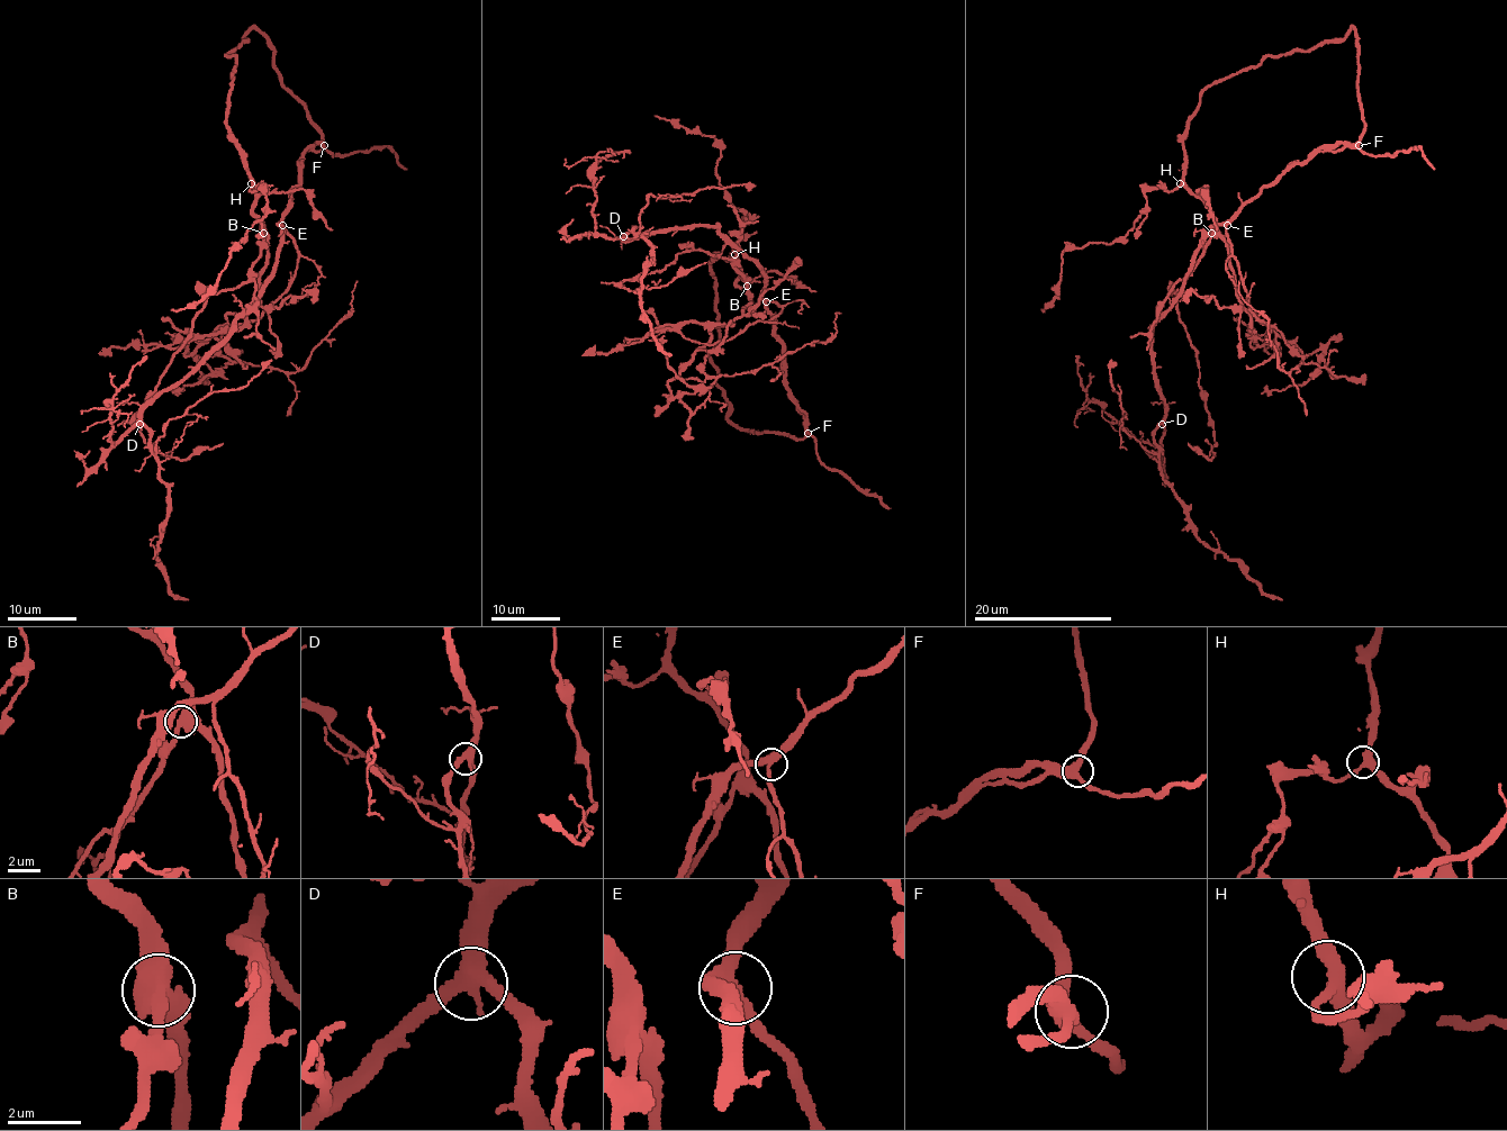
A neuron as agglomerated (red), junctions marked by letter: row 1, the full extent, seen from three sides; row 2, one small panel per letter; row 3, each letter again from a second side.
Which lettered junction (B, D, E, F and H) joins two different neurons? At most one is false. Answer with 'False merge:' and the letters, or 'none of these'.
False merge: none of these

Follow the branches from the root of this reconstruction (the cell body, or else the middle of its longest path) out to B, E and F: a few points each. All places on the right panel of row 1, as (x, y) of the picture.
B: (1180, 280), (1199, 258), (1211, 234)
E: (1180, 280), (1172, 289), (1170, 299), (1179, 293), (1191, 270), (1199, 238), (1210, 228), (1227, 225)
F: (1180, 280), (1170, 299), (1191, 270), (1199, 238), (1227, 223), (1263, 187), (1320, 151), (1359, 145)

